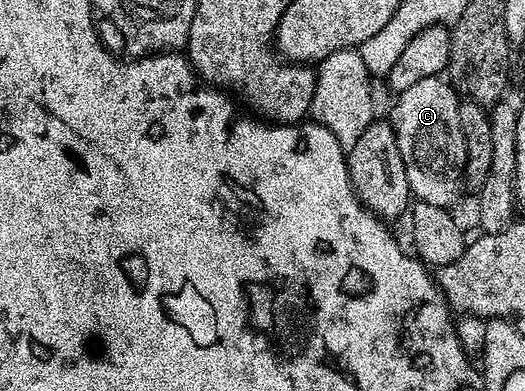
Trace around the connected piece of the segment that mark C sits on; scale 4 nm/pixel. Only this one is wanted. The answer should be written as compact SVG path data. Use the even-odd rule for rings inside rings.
M432 76L415 82L415 86L403 90L396 100L391 123L399 142L399 154L403 154L403 166L407 166L410 193L420 203L452 209L457 191L463 188L467 158L463 130L459 130L457 93L448 79Z

